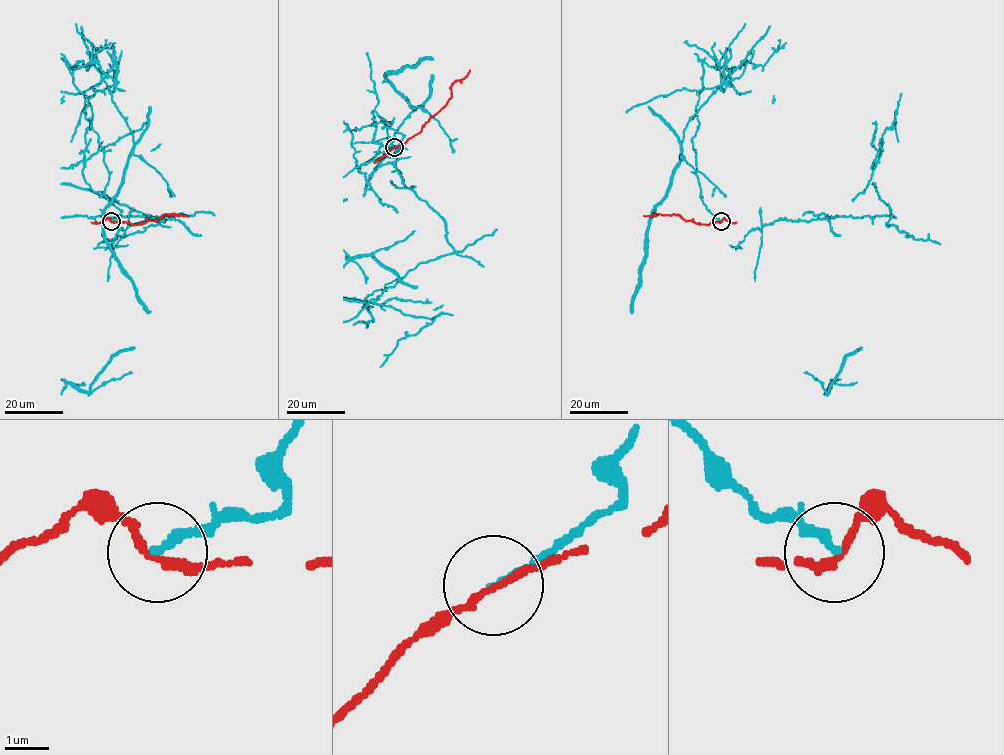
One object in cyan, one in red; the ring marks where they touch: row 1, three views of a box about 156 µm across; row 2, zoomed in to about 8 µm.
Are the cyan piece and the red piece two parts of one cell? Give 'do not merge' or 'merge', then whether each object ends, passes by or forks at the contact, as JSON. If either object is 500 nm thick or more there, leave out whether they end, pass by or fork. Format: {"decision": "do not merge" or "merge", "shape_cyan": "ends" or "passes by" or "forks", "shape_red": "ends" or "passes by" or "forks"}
{"decision": "do not merge", "shape_cyan": "ends", "shape_red": "passes by"}

